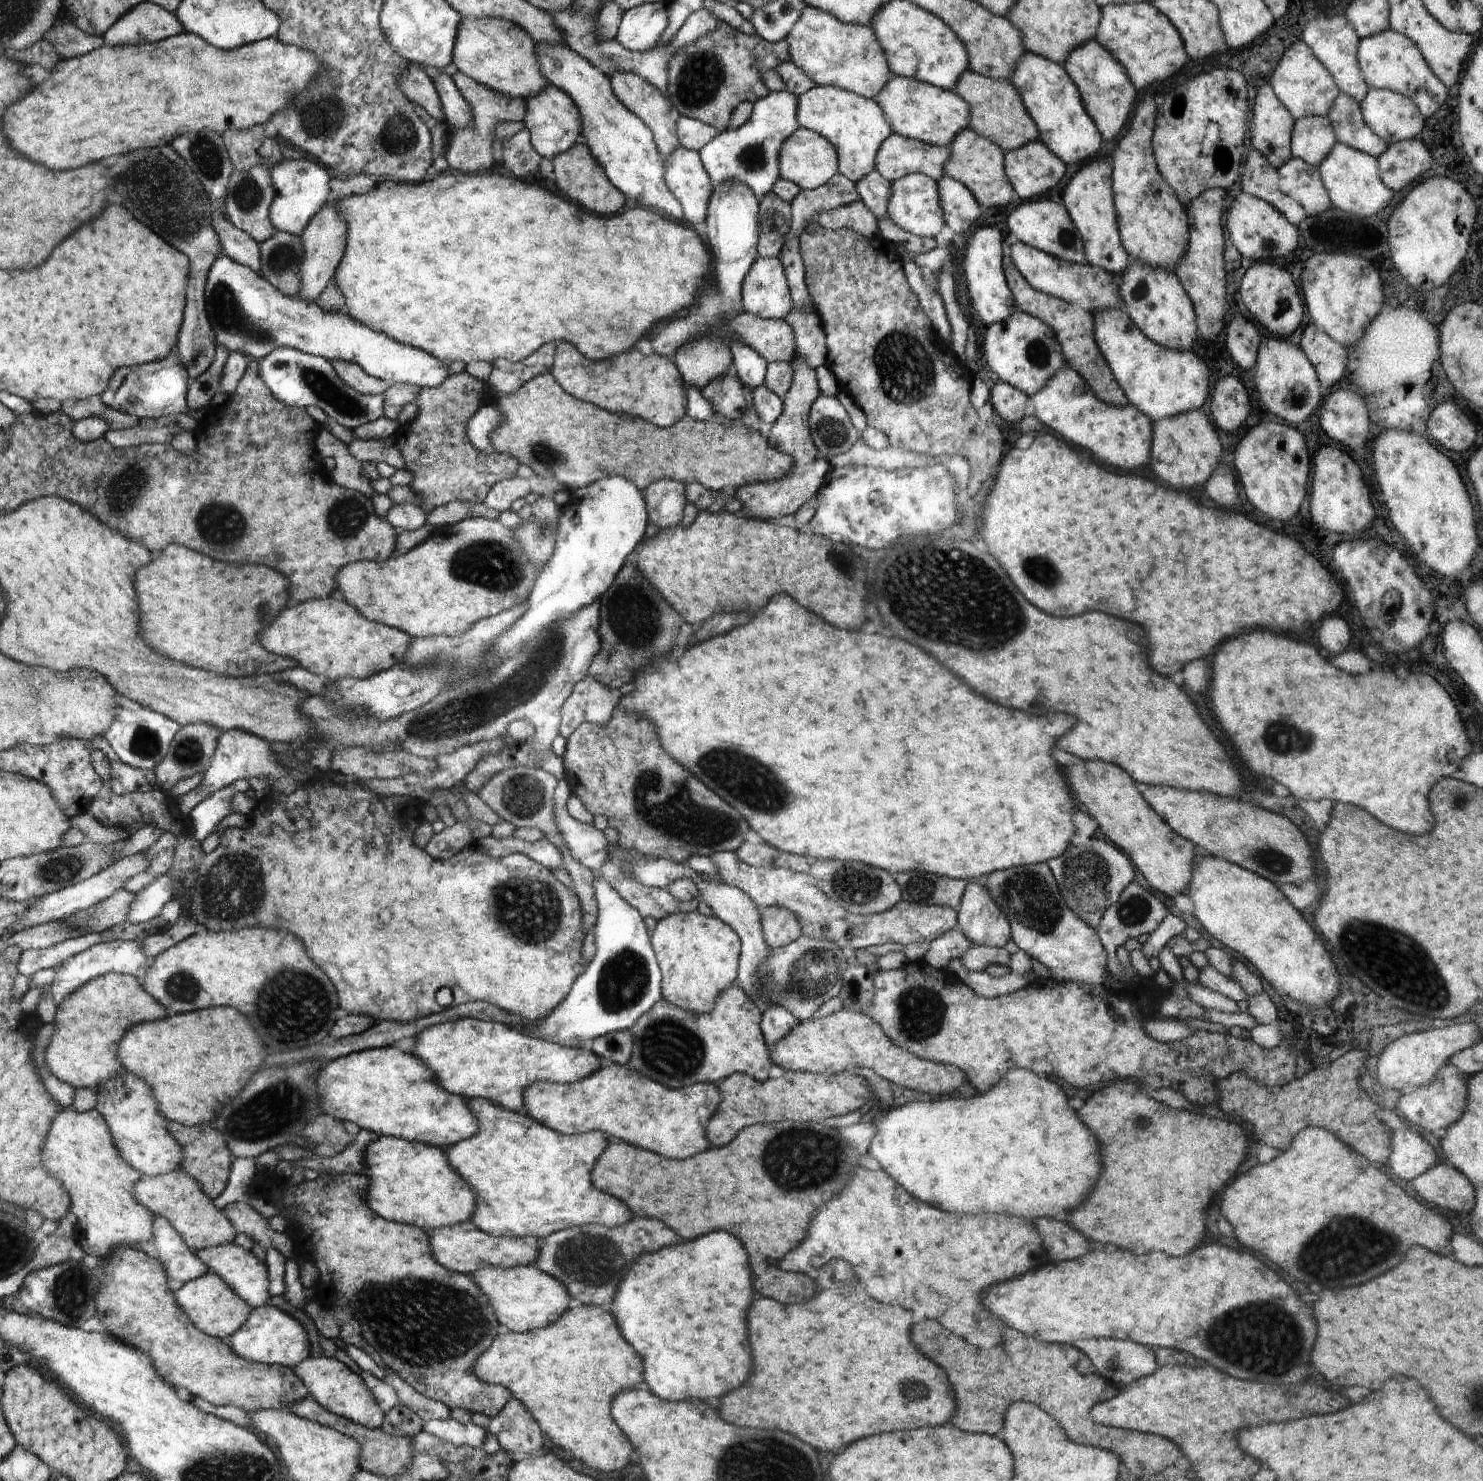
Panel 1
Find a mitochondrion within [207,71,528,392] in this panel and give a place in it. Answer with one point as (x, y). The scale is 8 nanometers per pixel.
(319, 115)

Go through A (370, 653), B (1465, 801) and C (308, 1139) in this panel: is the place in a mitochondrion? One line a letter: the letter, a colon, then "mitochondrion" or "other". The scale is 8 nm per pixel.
A: other
B: mitochondrion
C: mitochondrion

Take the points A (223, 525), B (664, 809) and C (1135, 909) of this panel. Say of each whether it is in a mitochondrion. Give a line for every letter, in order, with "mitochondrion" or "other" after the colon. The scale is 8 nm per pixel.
A: mitochondrion
B: mitochondrion
C: mitochondrion

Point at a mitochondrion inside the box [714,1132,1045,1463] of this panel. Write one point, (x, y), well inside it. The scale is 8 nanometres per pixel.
(917, 1390)

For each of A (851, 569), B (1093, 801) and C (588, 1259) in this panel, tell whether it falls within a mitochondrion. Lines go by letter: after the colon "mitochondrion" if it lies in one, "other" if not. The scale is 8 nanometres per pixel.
A: mitochondrion
B: other
C: mitochondrion

